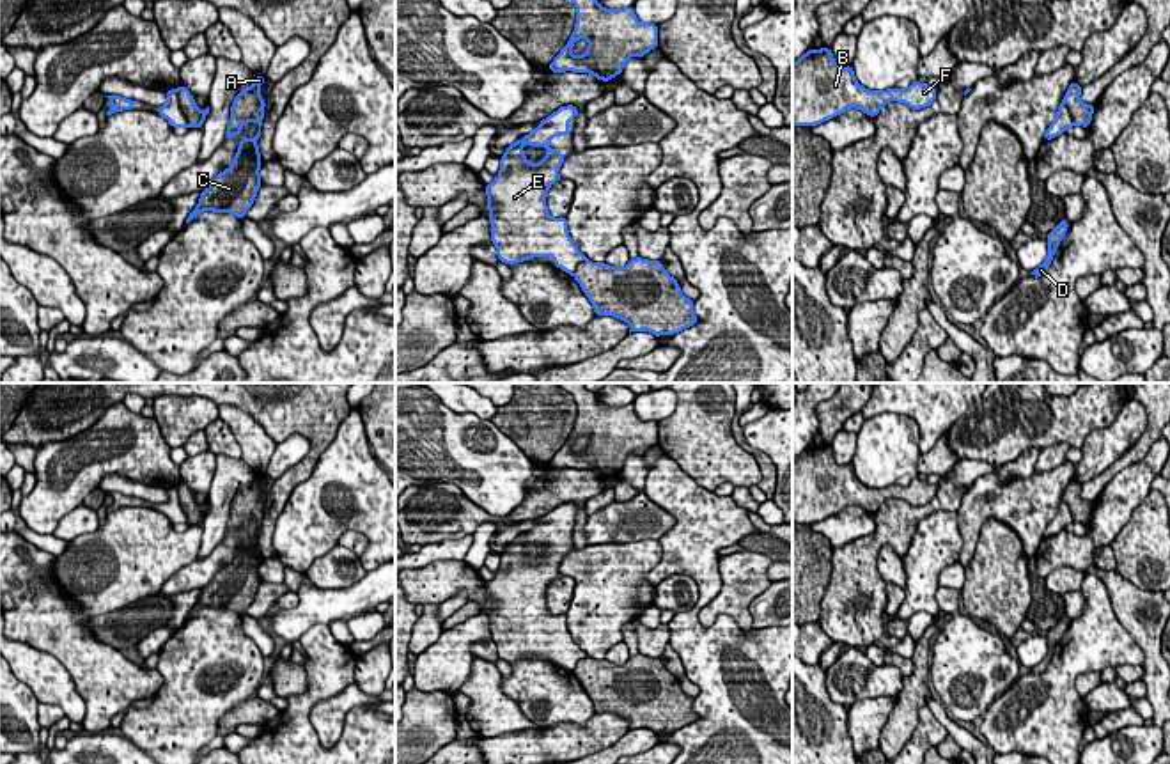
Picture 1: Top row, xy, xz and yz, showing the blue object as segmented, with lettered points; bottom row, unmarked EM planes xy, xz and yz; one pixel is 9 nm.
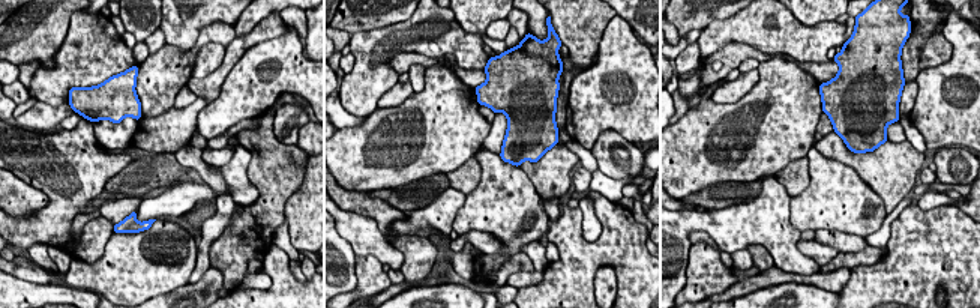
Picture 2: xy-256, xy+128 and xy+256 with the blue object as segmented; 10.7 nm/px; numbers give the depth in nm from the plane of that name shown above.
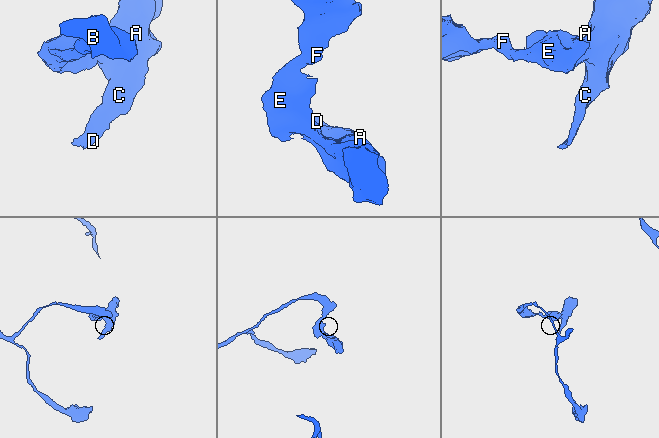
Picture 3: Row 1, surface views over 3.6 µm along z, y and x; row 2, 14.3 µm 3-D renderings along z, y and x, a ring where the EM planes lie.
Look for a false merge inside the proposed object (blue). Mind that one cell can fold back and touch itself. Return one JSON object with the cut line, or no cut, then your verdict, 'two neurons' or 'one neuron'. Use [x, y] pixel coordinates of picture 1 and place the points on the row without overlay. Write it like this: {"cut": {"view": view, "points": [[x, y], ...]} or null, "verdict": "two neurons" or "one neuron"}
{"cut": {"view": "xy", "points": [[176, 486], [188, 523]]}, "verdict": "two neurons"}

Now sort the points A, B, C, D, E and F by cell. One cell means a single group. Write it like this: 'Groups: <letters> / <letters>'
Groups: A C D / B E F

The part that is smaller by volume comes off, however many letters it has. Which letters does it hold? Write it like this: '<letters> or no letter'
A, C, D

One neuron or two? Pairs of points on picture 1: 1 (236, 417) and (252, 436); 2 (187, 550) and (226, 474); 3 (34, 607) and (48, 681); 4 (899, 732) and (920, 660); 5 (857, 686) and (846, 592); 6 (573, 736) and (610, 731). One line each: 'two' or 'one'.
1: one
2: two
3: two
4: one
5: two
6: one

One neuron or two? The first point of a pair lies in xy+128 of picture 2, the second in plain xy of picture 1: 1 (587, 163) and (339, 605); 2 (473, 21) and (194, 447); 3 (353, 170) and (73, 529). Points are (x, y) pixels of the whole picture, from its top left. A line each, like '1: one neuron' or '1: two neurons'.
1: one neuron
2: two neurons
3: two neurons

